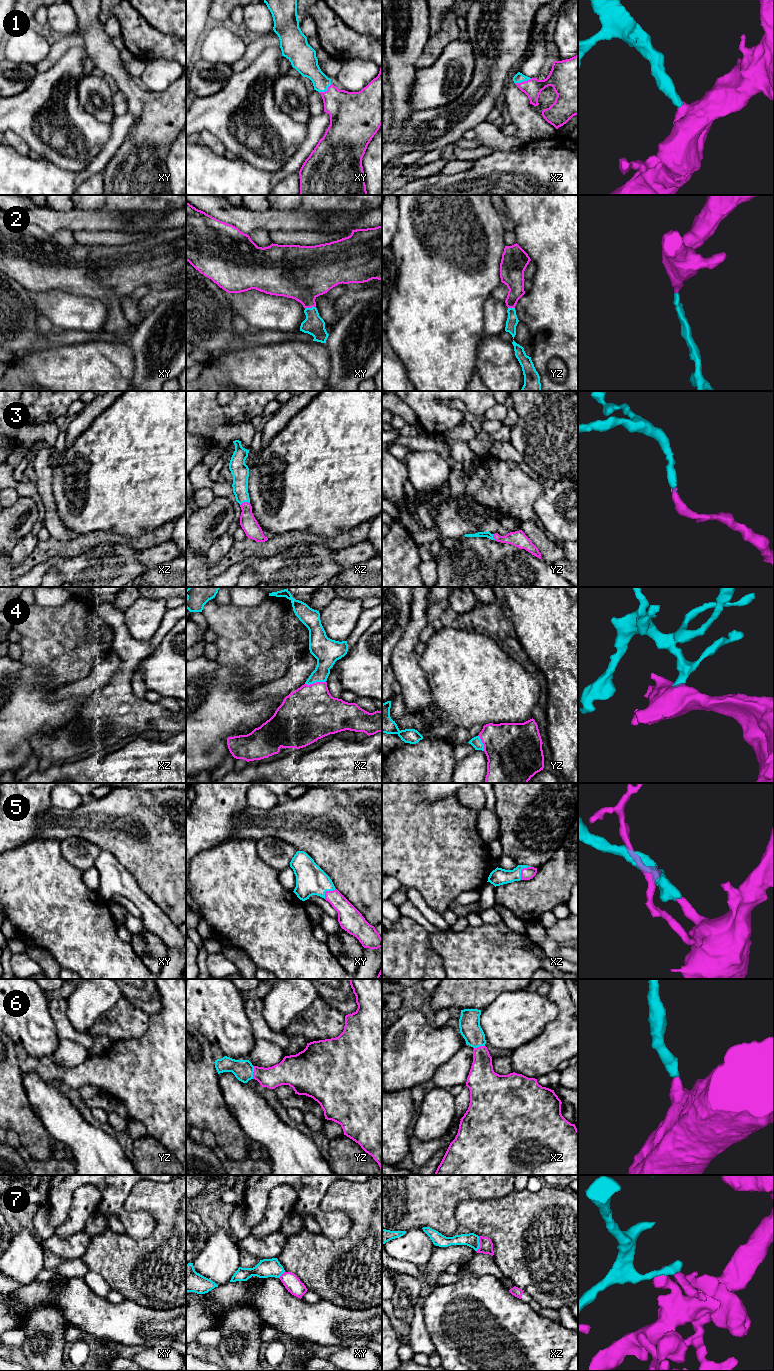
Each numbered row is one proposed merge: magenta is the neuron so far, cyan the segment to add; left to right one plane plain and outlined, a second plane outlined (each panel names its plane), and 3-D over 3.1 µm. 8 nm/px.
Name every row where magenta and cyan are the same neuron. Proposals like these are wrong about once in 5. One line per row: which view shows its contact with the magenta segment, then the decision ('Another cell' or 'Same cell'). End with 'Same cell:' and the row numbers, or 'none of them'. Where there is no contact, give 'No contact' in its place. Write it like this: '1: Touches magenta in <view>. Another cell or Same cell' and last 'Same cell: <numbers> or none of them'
1: Touches magenta in xz. Same cell
2: Touches magenta in xy. Same cell
3: Touches magenta in xz. Same cell
4: Touches magenta in xz. Same cell
5: Touches magenta in xz. Same cell
6: Touches magenta in yz. Same cell
7: Touches magenta in xz. Another cell
Same cell: 1, 2, 3, 4, 5, 6

